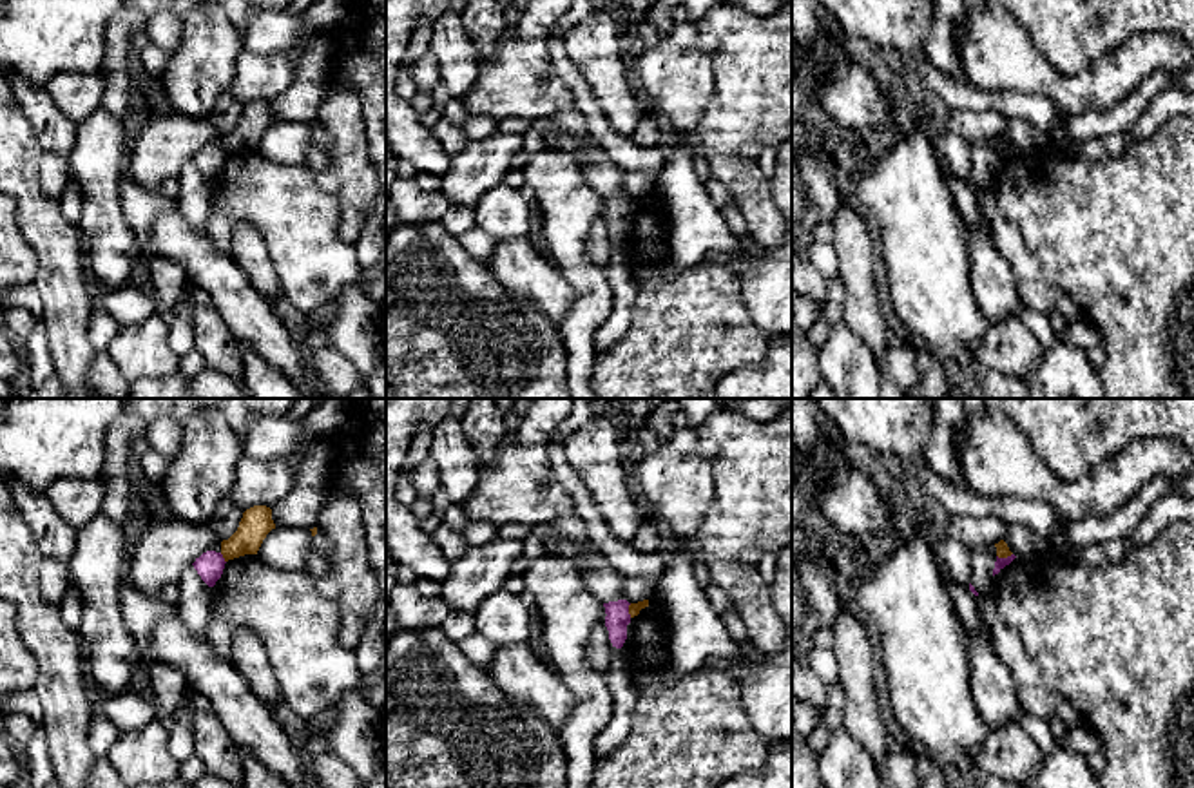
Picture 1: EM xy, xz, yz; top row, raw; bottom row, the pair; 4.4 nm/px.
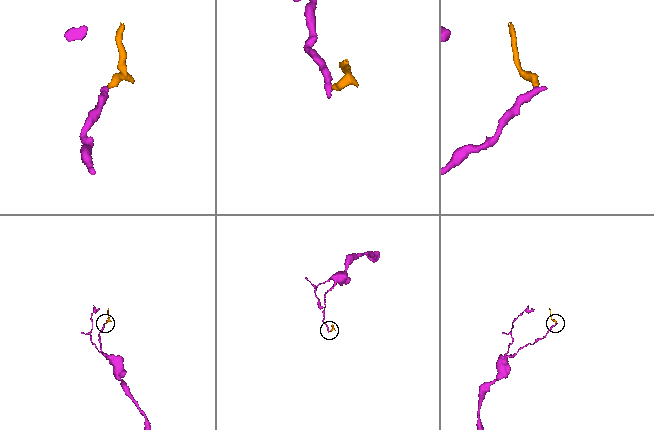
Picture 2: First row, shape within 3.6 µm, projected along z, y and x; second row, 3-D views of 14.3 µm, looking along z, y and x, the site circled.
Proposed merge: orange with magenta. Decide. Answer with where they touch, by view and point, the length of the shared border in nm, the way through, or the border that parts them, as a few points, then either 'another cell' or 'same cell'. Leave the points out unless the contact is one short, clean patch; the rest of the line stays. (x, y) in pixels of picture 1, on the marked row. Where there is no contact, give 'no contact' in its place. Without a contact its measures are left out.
yz (1004, 557) | 70 nm | along yz (1011, 553), (997, 557) | another cell

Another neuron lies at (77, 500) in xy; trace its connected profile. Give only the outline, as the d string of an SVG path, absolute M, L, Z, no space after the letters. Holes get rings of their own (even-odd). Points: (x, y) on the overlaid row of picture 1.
M62 476L53 480L43 493L58 516L78 531L101 513L105 485L100 476Z

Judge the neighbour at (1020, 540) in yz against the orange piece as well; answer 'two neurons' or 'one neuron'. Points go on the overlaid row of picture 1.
two neurons

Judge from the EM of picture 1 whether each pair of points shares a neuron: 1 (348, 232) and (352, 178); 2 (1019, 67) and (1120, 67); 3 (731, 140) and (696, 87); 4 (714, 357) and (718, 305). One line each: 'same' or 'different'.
1: same
2: same
3: different
4: same

